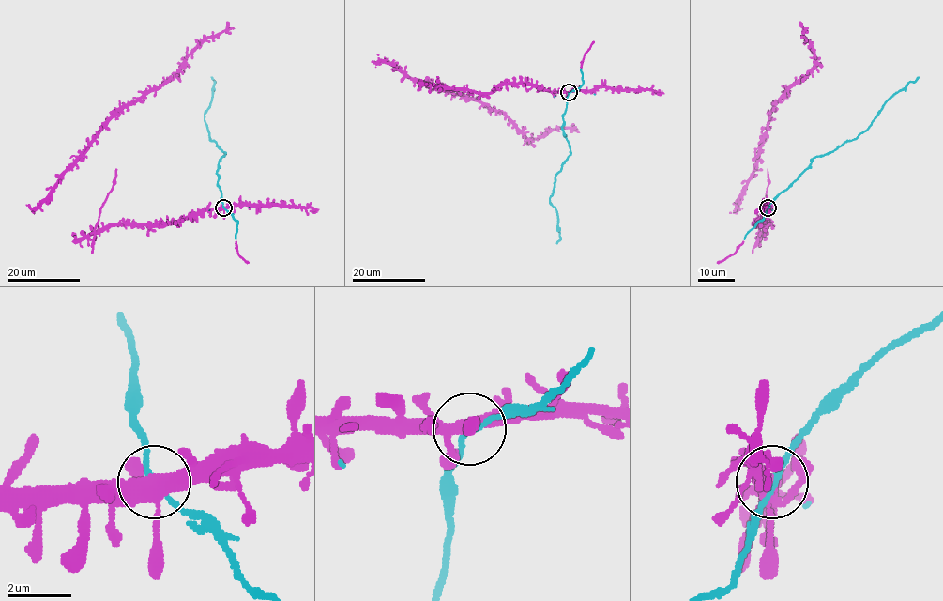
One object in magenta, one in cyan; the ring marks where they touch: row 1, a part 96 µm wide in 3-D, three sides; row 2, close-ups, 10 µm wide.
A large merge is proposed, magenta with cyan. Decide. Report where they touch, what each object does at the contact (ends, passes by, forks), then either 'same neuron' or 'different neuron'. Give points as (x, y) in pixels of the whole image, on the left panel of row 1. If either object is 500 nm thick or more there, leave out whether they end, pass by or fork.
(223, 208) | magenta forks | cyan passes by | same neuron

